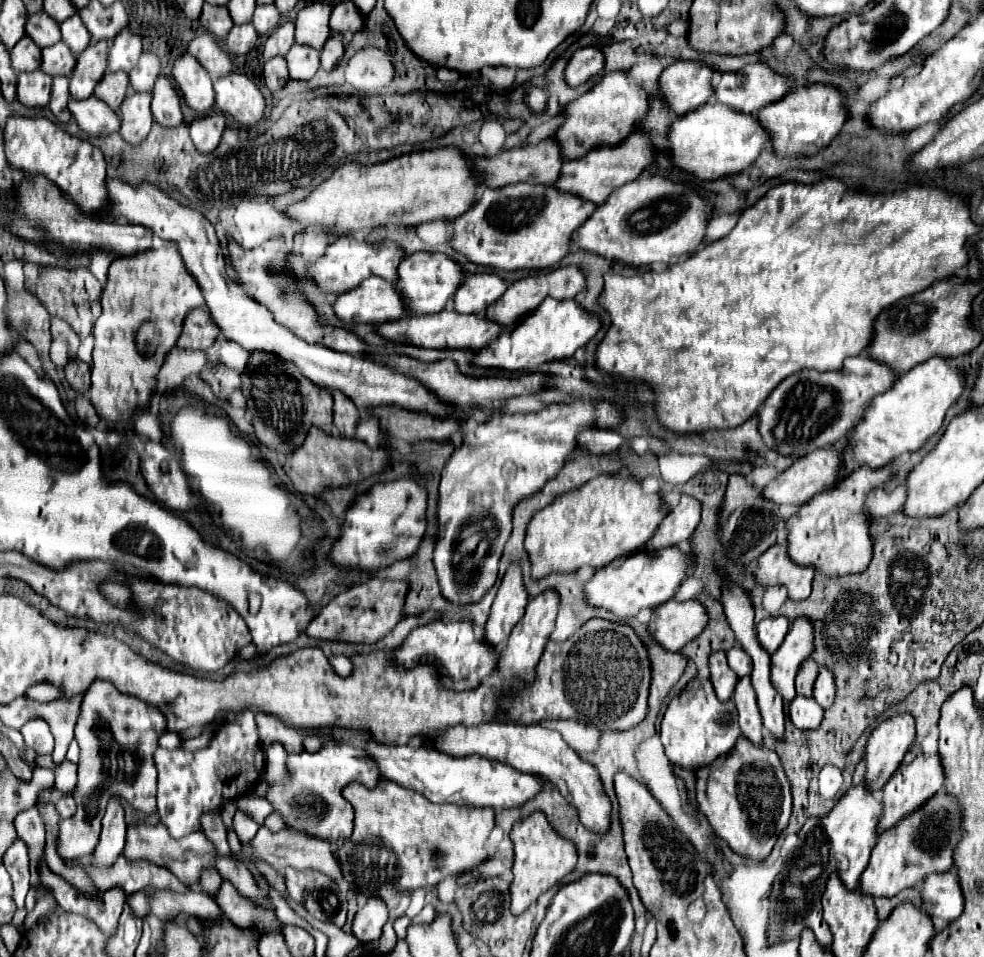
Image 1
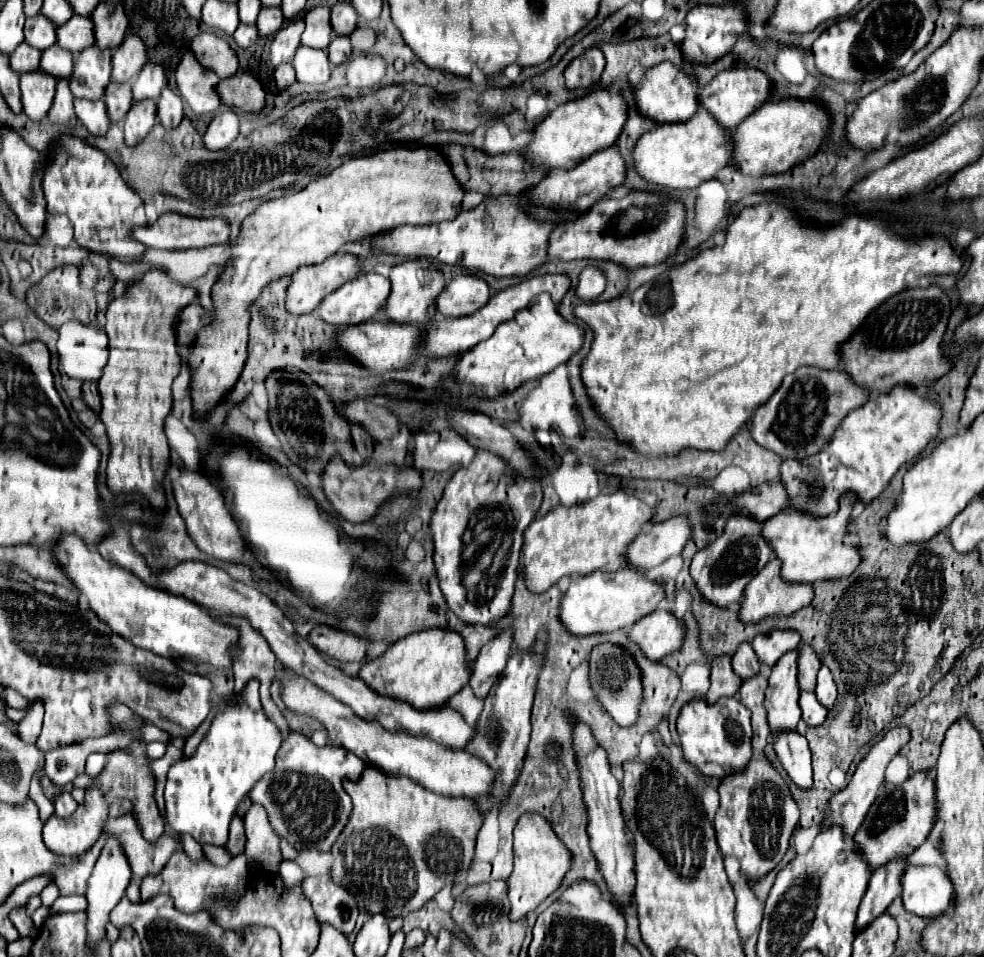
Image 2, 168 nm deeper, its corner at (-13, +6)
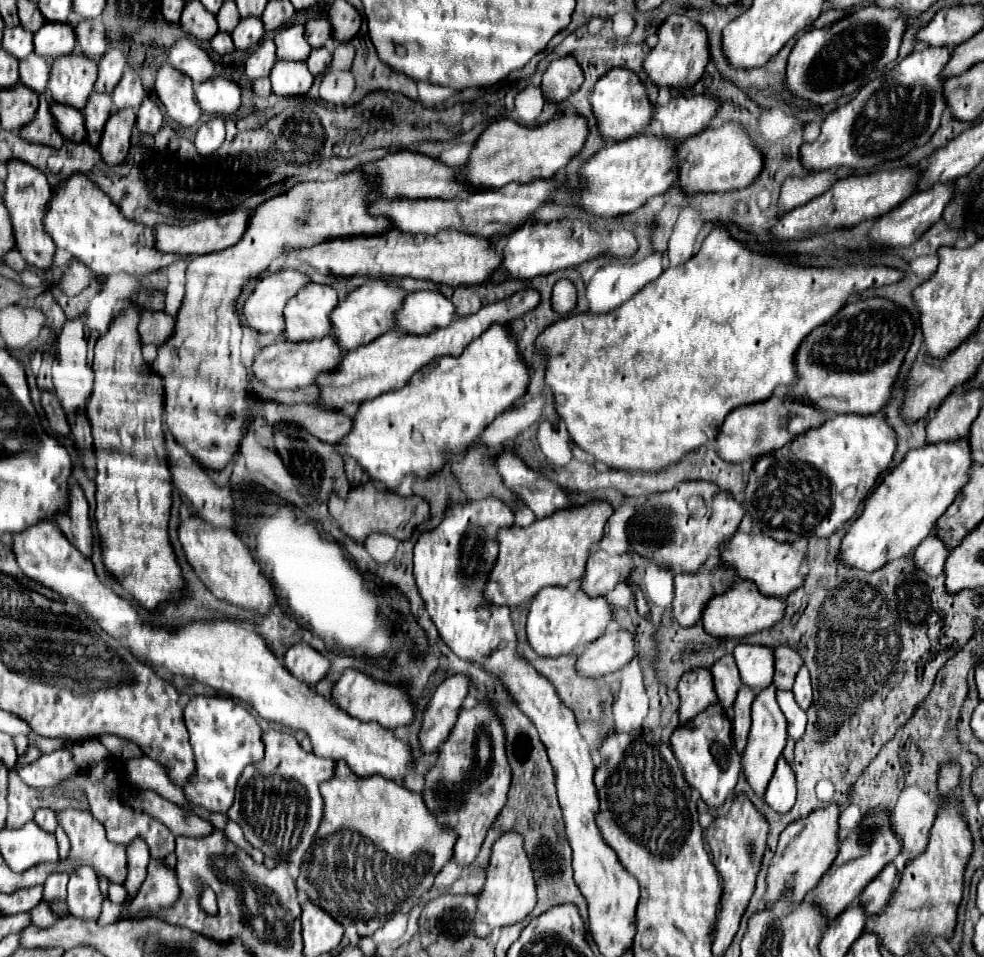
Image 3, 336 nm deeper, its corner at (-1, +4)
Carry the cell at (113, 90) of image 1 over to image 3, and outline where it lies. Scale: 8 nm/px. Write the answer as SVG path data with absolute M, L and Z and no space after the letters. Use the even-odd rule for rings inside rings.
M94 91L82 109L84 113L84 127L86 127L86 137L92 147L98 147L100 135L104 131L104 123L108 121L112 113L112 97Z

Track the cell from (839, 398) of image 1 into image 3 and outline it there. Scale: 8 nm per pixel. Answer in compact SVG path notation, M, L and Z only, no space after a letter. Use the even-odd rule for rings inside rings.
M772 395L766 401L736 407L734 411L728 413L728 417L718 433L718 453L722 459L726 459L730 463L742 463L748 457L770 455L770 453L778 451L780 447L784 447L786 443L792 443L792 439L796 435L802 435L804 431L824 423L826 417L828 417L826 411L800 403L798 399L792 399L790 395L784 395L784 397Z

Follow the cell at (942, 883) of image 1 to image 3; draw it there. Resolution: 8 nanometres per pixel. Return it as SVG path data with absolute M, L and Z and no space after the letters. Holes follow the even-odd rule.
M888 865L884 867L884 871L880 871L880 875L860 893L860 903L864 905L866 913L872 915L872 913L880 913L884 911L884 907L888 907L888 903L892 901L892 895L894 895L894 879L896 879L898 871L894 865Z

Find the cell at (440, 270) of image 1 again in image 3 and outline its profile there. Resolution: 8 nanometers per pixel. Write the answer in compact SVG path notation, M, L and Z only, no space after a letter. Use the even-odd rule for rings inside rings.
M370 279L368 283L360 285L358 289L354 289L344 301L338 303L338 307L332 311L332 333L338 341L338 345L344 351L352 351L360 345L370 343L372 339L376 339L378 335L390 331L396 327L396 311L402 307L406 299L406 291L400 287L398 281L392 279Z

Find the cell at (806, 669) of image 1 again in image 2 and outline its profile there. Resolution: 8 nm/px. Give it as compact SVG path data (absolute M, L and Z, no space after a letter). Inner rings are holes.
M810 645L798 649L798 685L802 691L812 691L816 683L816 673L820 669L820 659Z

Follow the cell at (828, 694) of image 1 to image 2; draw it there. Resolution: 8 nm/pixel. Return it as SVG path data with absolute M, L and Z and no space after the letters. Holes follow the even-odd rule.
M826 665L820 667L818 671L818 679L816 679L816 689L814 689L818 701L826 707L826 709L832 709L834 701L836 701L836 683L832 679L832 673Z

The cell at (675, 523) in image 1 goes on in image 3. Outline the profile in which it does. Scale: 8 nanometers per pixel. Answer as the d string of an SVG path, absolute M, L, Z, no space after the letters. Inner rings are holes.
M598 549L590 553L588 567L582 577L582 589L588 595L606 595L612 591L620 581L626 581L634 571L634 555L608 555L606 551Z

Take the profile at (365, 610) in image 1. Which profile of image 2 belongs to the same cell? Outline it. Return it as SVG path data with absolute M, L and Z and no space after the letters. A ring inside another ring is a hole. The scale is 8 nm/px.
M316 625L308 641L322 653L342 661L342 663L352 663L352 661L362 661L364 659L364 649L368 645L366 639L342 633L342 631L332 631L326 625Z

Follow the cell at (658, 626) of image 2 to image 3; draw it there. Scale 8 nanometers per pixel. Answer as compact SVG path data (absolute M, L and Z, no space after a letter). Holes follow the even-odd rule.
M626 629L608 631L580 653L576 669L588 677L614 673L636 657L636 647L638 641L634 633Z

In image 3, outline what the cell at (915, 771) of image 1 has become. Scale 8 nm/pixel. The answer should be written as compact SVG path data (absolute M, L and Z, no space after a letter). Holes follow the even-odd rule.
M876 809L876 813L866 813L864 819L848 833L848 837L842 841L838 857L834 859L832 867L824 873L818 887L808 893L810 899L816 901L822 909L828 911L828 917L834 919L844 907L852 905L864 887L876 879L876 875L894 861L902 851L900 839L896 841L896 833L892 831L892 823L888 823L888 809Z

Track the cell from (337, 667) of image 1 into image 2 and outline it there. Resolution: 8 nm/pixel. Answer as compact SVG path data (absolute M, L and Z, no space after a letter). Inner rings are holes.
M426 629L392 643L378 659L362 665L358 677L376 693L410 703L418 711L444 705L468 683L464 641L450 629Z

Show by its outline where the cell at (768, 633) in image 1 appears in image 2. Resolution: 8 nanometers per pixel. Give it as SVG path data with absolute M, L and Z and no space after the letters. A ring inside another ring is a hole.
M776 631L776 633L754 637L750 645L760 663L774 667L782 655L798 649L800 637L796 637L796 633L792 633L792 631Z

